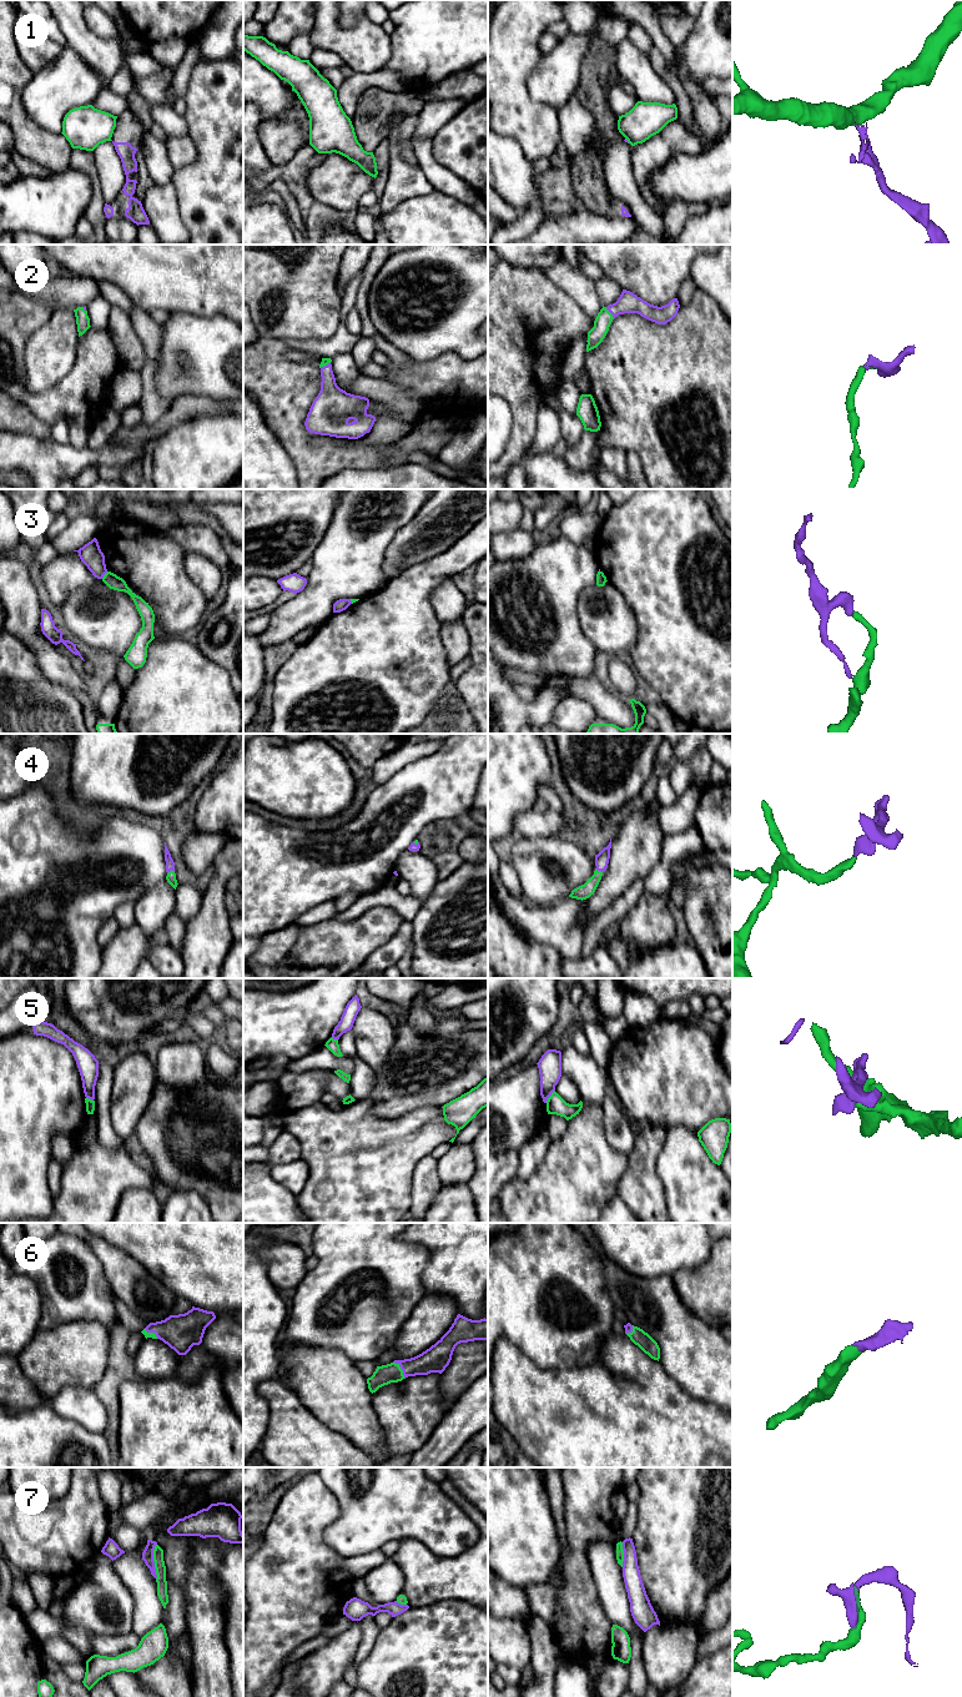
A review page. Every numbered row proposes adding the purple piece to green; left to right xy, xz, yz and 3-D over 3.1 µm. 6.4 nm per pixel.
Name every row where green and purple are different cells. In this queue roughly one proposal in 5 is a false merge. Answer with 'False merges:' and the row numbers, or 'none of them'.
False merges: 1, 3, 5

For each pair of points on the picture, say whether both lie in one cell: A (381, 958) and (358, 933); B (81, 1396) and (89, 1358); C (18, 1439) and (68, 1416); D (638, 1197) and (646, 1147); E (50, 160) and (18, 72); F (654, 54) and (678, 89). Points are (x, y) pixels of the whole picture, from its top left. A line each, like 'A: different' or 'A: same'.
A: different
B: different
C: same
D: same
E: same
F: same

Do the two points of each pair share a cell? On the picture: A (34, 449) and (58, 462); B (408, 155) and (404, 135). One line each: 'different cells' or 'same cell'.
A: same cell
B: same cell

